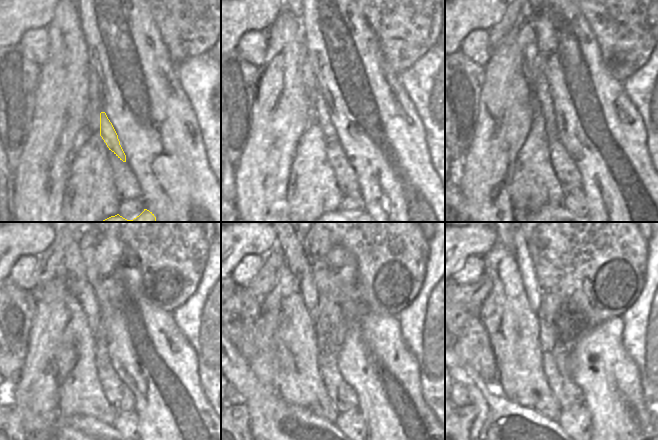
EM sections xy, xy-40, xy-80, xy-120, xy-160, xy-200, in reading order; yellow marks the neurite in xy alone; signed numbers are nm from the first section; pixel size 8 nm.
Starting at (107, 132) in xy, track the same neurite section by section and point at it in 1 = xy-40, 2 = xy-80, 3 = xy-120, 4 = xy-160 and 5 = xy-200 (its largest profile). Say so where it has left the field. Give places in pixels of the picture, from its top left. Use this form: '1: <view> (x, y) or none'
1: xy-40 (320, 107)
2: xy-80 (544, 102)
3: xy-120 (90, 305)
4: xy-160 (311, 303)
5: xy-200 (535, 302)

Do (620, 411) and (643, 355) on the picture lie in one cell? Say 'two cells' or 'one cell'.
two cells

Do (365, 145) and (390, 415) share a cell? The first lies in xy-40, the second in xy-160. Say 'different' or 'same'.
same

